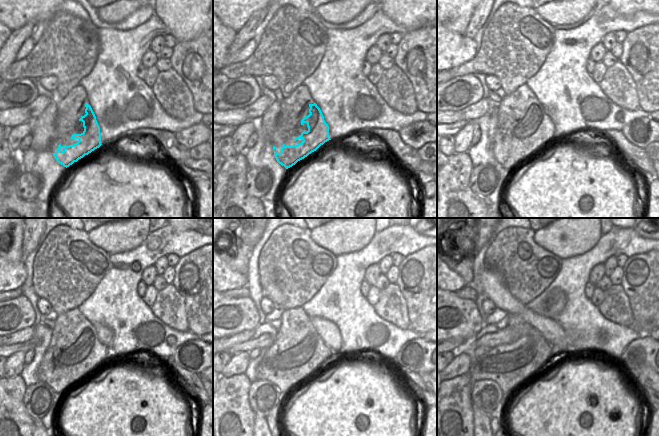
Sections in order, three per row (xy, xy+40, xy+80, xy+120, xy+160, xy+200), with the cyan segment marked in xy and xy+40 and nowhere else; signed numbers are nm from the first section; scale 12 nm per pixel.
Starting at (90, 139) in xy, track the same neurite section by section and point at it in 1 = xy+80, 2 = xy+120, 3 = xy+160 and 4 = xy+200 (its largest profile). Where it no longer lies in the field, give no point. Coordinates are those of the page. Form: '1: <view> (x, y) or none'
1: xy+80 (541, 131)
2: xy+120 (91, 352)
3: xy+160 (315, 352)
4: xy+200 (538, 349)

